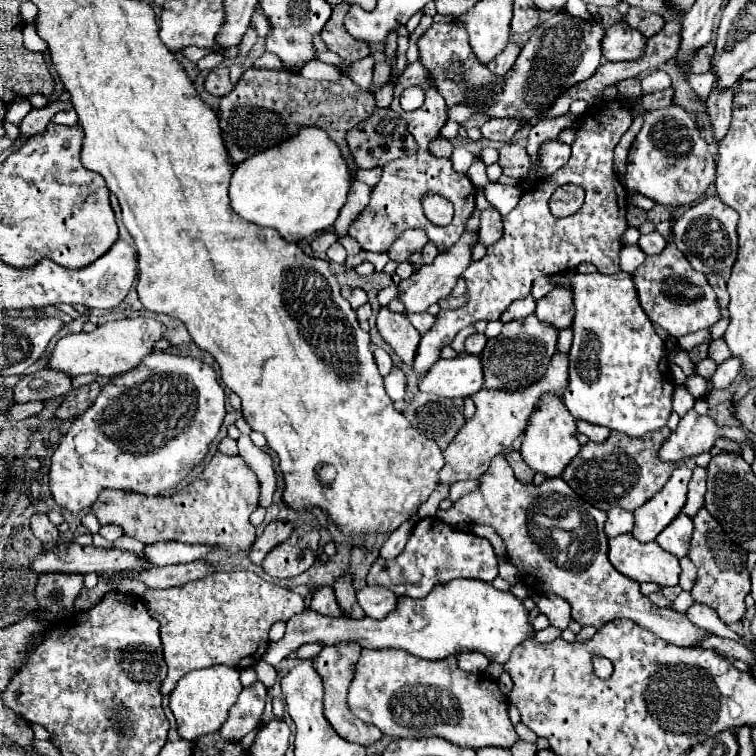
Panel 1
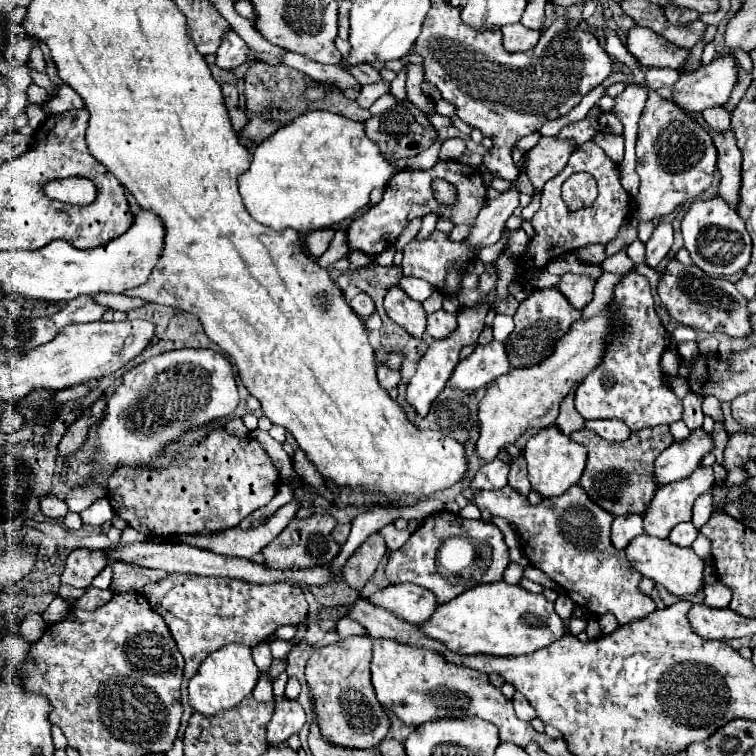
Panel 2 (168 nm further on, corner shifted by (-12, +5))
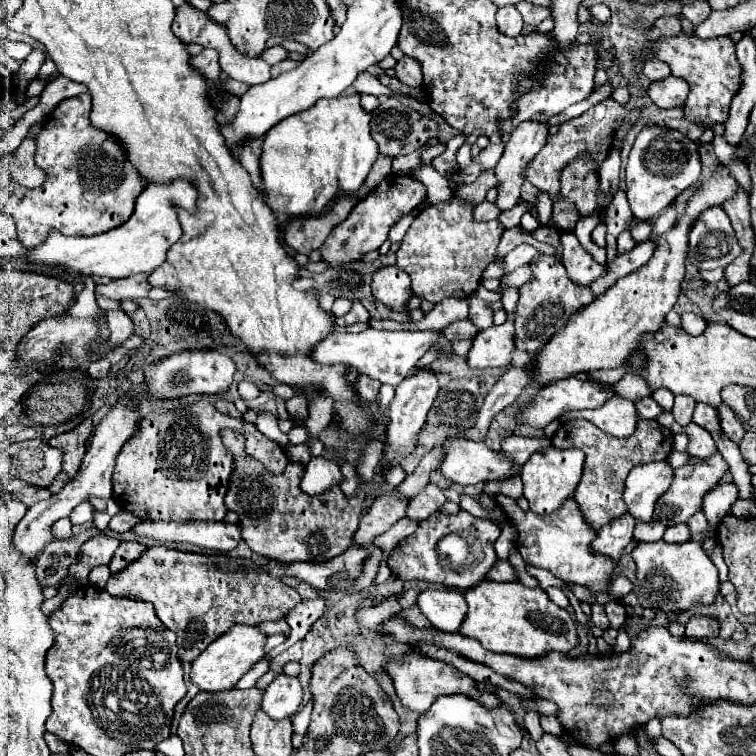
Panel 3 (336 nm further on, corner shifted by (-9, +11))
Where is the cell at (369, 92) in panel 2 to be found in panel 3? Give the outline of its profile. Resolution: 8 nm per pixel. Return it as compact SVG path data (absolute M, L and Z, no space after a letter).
M361 94L319 100L309 110L283 118L265 134L259 164L273 212L289 218L319 216L339 194L357 194L379 158L379 144L369 134L371 116L363 112L359 98Z

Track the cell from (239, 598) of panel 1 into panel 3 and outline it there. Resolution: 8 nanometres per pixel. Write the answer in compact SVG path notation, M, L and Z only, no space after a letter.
M161 544L149 548L145 556L141 556L137 564L125 568L125 572L113 574L105 590L111 596L127 596L151 602L161 622L177 634L181 662L193 662L231 626L257 626L265 620L281 620L301 602L301 596L295 588L265 572L221 574L217 568L213 568L213 564L205 564L201 556L165 548Z

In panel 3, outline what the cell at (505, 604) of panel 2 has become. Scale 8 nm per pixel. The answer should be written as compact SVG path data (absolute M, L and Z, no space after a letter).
M481 580L481 584L465 590L465 600L467 600L467 616L459 626L459 634L479 640L485 650L515 654L523 658L537 658L549 650L569 652L577 644L577 626L573 618L569 616L567 610L555 606L543 588L527 588L521 582L503 584L493 580Z

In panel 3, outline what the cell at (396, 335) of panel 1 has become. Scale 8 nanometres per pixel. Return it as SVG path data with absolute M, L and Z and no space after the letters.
M395 266L379 268L373 274L373 296L395 312L407 312L407 302L413 298L411 280Z

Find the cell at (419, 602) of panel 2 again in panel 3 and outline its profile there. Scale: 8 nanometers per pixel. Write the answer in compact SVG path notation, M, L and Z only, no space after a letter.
M425 588L417 596L417 608L421 614L443 632L457 632L465 618L465 598L461 592L449 592L443 588Z

